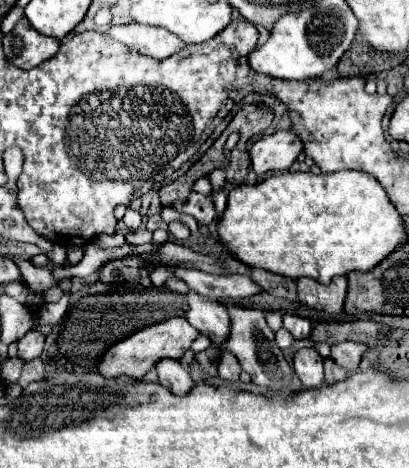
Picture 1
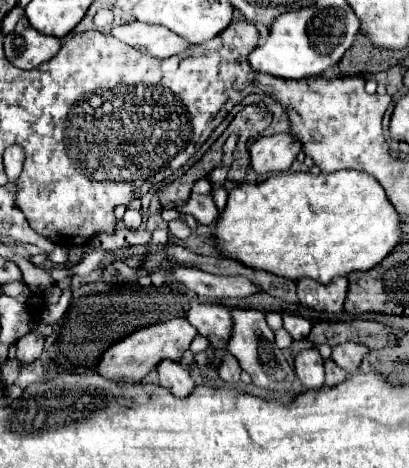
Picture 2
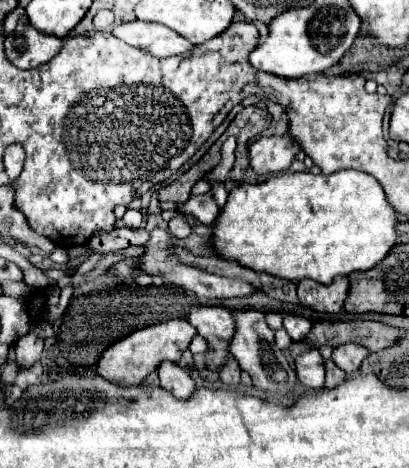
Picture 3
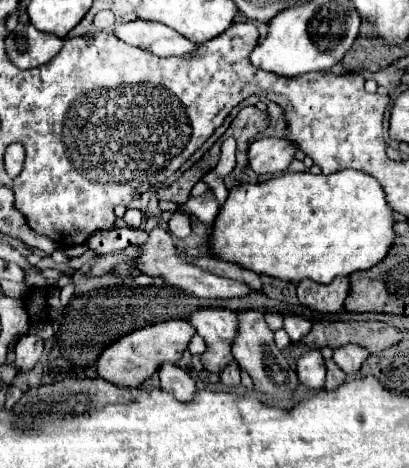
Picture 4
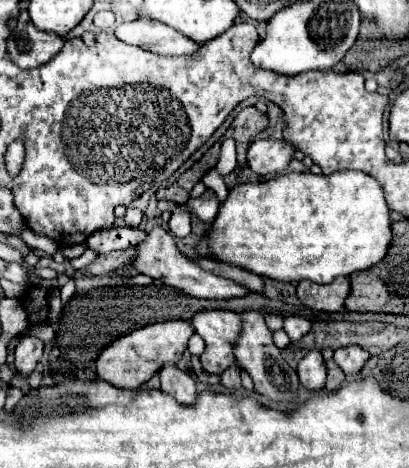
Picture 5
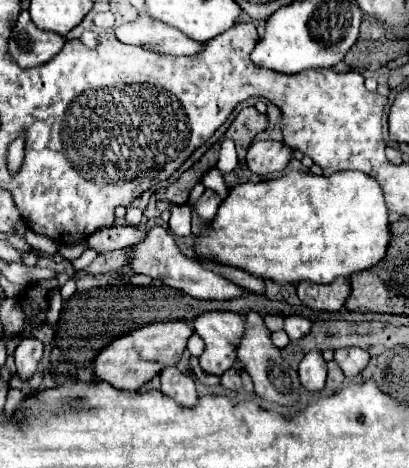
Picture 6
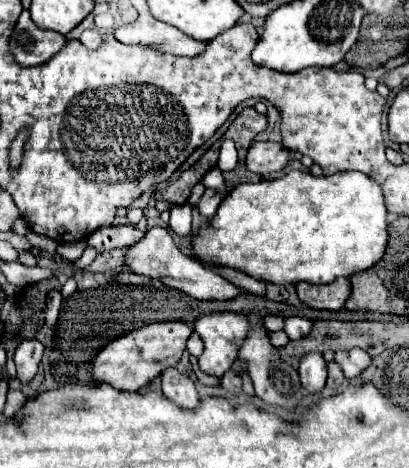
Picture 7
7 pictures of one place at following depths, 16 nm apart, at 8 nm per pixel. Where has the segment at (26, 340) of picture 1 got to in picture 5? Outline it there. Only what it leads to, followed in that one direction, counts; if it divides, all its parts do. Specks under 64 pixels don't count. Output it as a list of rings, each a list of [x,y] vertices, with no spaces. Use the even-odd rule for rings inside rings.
[[[36,336],[20,338],[20,342],[18,342],[16,350],[14,350],[14,354],[16,354],[16,370],[20,374],[30,374],[36,368],[40,356],[42,356],[42,348],[44,348],[44,344]]]

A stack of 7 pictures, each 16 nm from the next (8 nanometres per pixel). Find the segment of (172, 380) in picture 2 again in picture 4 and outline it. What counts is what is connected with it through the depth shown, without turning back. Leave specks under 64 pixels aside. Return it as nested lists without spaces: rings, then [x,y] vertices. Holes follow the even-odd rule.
[[[168,362],[168,364],[162,364],[162,368],[158,368],[158,374],[160,374],[160,386],[166,392],[176,396],[178,400],[192,400],[196,392],[196,384],[186,370]]]

